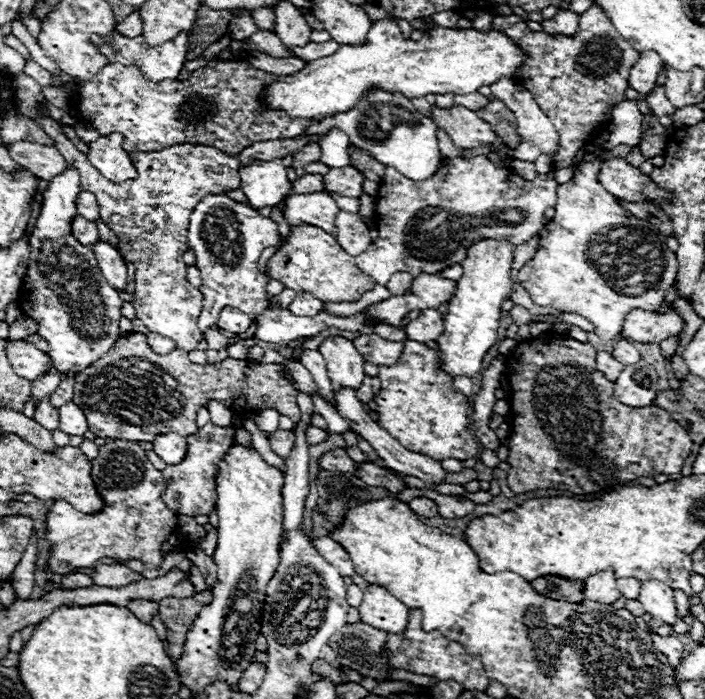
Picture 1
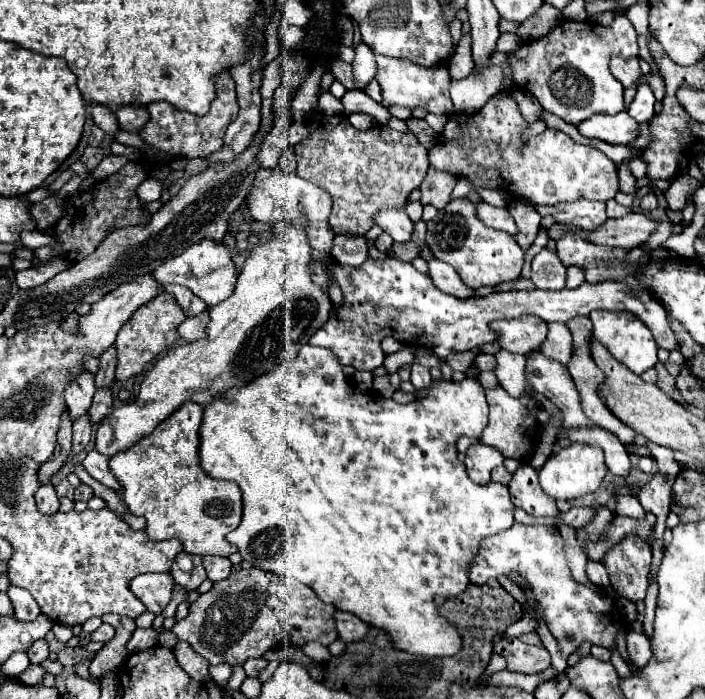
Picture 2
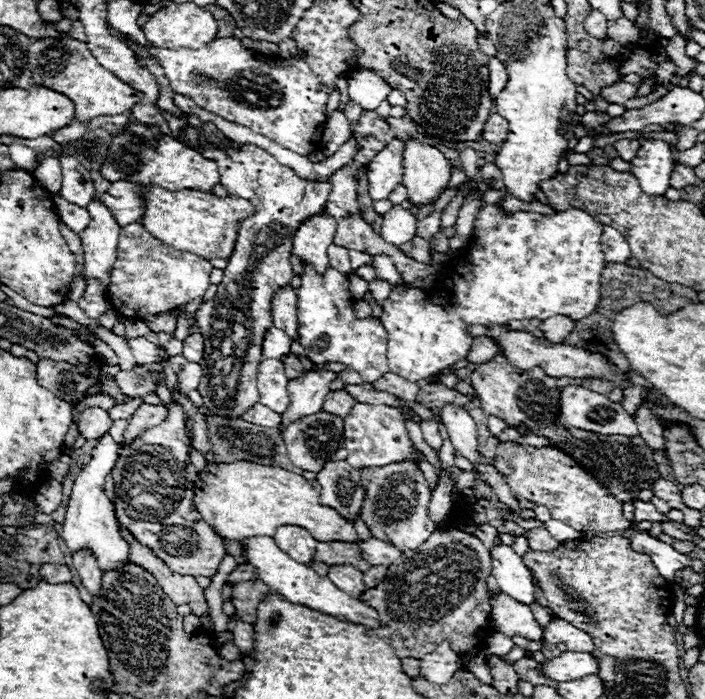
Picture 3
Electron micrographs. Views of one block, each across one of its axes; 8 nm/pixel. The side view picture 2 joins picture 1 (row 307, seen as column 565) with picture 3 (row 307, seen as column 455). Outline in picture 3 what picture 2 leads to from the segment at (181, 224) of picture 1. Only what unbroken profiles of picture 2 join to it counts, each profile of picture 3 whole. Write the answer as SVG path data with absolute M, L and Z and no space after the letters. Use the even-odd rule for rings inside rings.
M140 222L128 224L120 230L120 244L116 250L116 262L110 272L110 302L116 312L132 318L144 318L148 314L162 314L176 310L180 304L188 304L194 298L204 296L210 286L212 266L208 260L178 252L146 232Z

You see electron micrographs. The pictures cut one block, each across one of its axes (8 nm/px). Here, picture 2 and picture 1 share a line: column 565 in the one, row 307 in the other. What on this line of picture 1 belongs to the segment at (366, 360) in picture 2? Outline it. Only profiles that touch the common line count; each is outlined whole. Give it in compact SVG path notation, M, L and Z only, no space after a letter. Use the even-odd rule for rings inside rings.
M296 296L288 308L296 316L310 318L310 316L316 316L324 308L324 302L316 300L316 298L300 298L300 296Z

